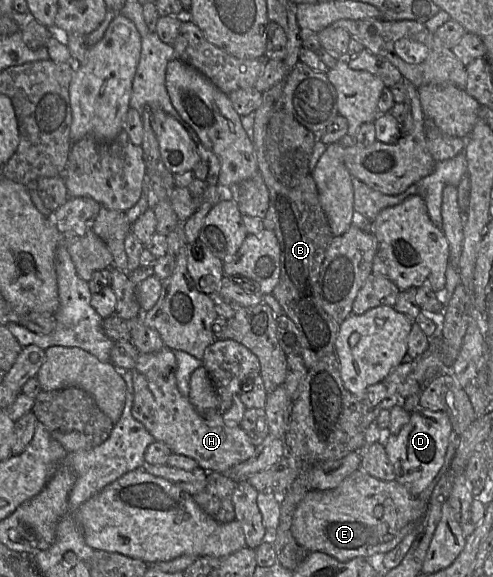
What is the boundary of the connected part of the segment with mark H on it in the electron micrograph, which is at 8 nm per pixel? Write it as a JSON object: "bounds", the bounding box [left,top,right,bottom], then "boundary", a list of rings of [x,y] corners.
{"bounds":[132,347,256,472],"boundary":[[[164,347],[154,353],[139,354],[132,374],[134,400],[132,416],[154,437],[166,444],[173,454],[194,459],[206,472],[227,472],[250,459],[256,447],[240,426],[227,425],[219,411],[200,415],[188,397],[178,390],[177,361],[174,351]]]}

